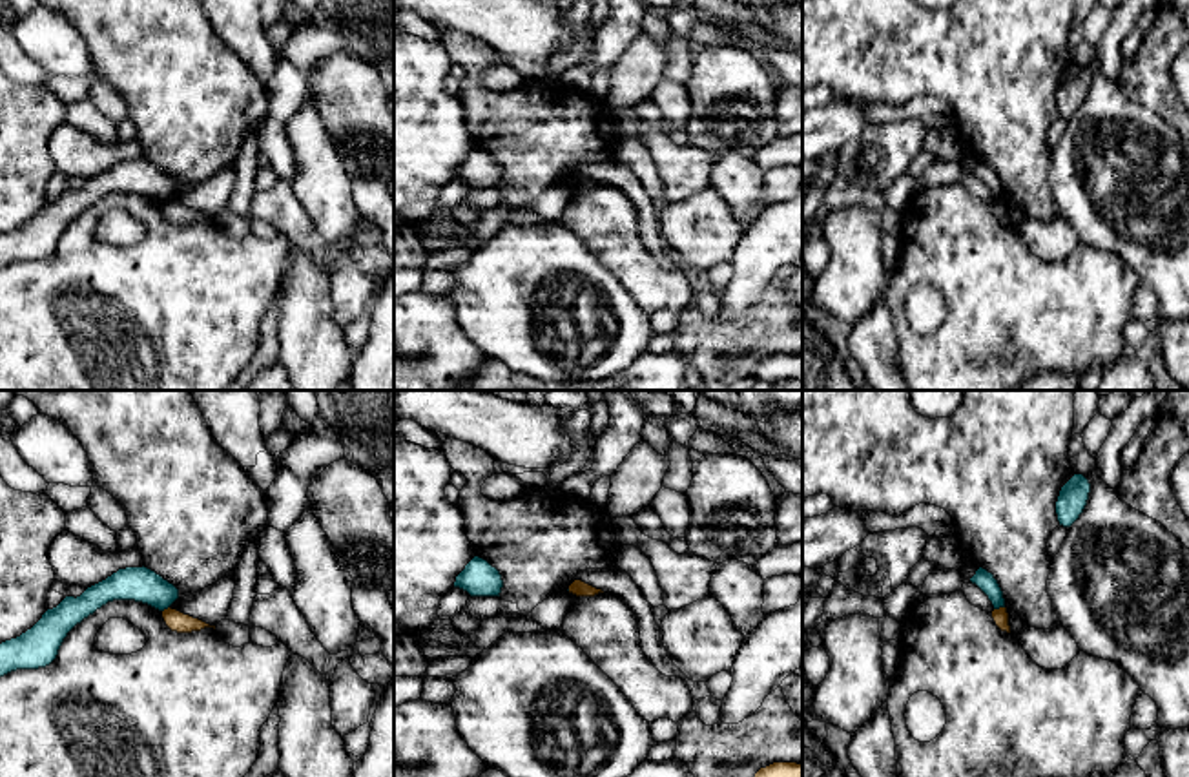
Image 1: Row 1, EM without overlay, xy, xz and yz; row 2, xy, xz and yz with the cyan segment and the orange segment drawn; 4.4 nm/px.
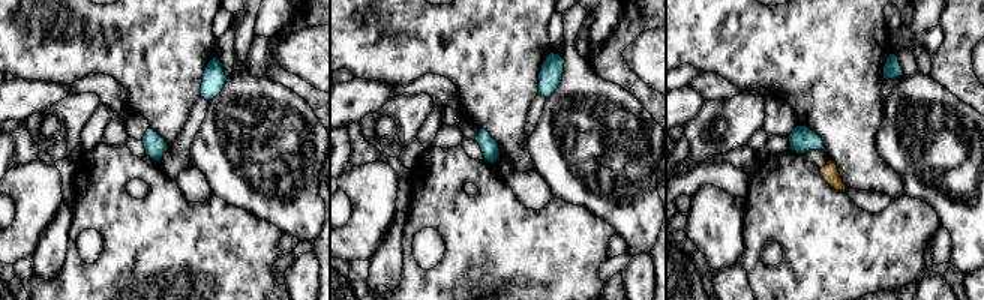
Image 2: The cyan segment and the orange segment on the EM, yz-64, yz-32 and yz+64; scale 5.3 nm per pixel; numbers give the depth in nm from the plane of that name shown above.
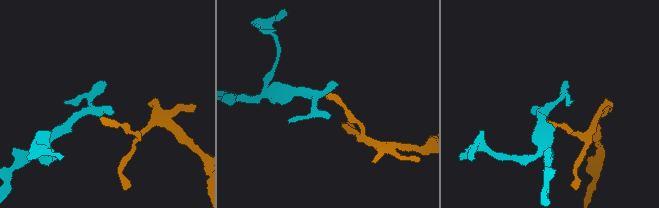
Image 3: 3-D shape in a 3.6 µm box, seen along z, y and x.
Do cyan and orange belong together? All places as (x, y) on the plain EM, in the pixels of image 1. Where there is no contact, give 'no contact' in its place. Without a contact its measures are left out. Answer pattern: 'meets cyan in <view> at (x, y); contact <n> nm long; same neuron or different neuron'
meets cyan in yz at (998, 199); contact 50 nm long; different neuron

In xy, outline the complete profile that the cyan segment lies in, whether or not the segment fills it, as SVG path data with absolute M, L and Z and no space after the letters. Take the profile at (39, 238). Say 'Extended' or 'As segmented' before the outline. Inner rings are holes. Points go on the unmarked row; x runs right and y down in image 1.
As segmented. M148 159L119 161L106 171L88 179L80 188L66 188L47 201L26 224L0 235L0 268L16 261L49 257L67 228L84 210L113 192L135 192L159 202L179 190L179 181Z

